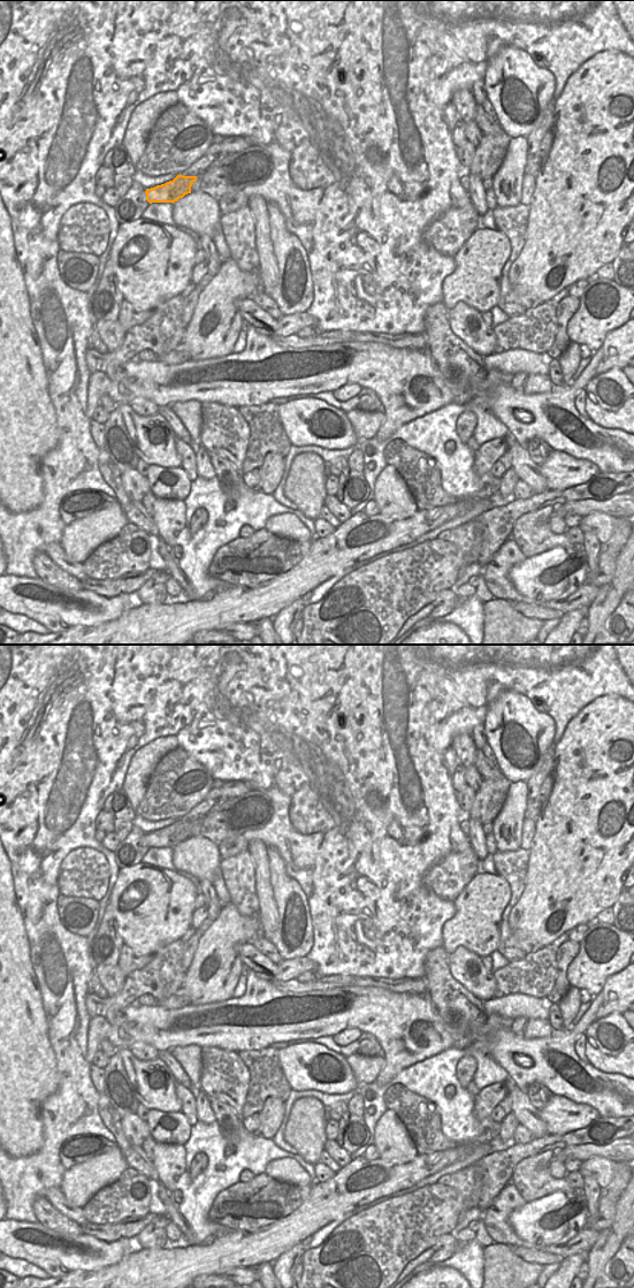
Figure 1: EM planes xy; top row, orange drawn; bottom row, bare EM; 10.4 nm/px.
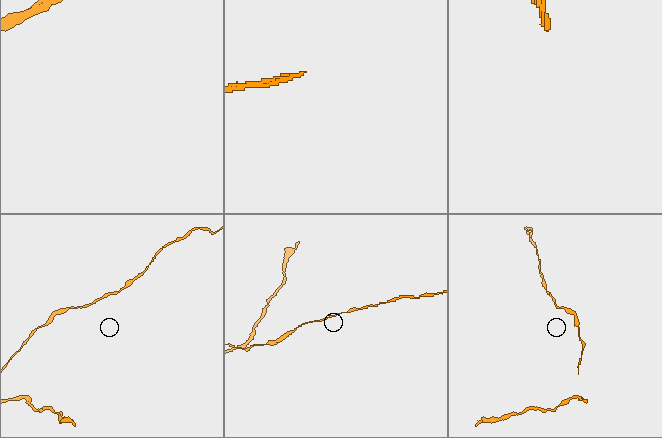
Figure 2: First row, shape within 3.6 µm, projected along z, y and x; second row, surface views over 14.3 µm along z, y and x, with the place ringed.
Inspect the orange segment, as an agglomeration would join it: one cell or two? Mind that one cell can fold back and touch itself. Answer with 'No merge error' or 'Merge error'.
Merge error

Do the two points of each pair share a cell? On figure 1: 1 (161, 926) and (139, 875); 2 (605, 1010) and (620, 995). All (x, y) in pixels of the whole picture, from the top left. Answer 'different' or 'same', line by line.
1: same
2: same

